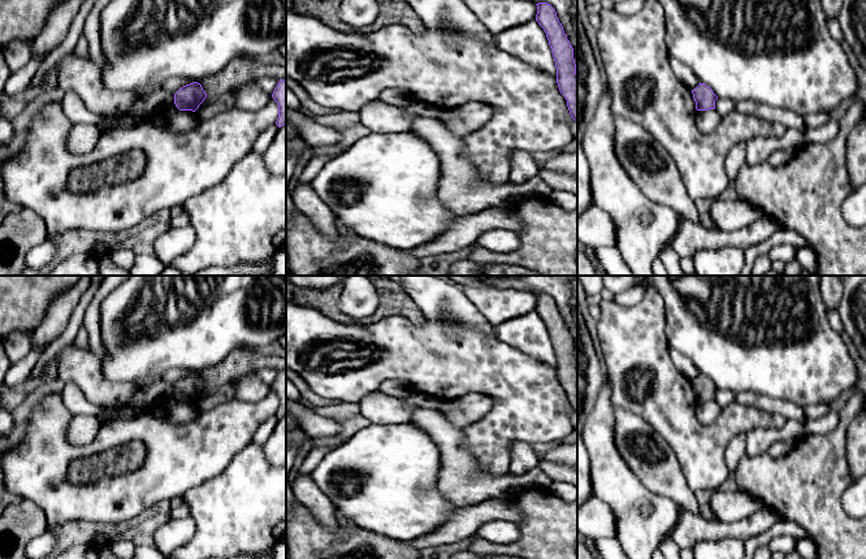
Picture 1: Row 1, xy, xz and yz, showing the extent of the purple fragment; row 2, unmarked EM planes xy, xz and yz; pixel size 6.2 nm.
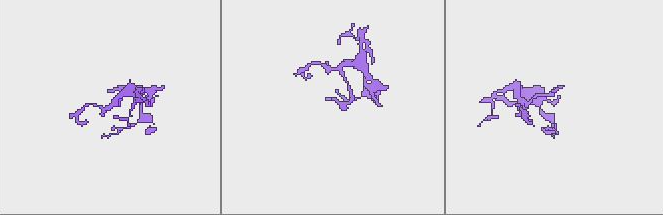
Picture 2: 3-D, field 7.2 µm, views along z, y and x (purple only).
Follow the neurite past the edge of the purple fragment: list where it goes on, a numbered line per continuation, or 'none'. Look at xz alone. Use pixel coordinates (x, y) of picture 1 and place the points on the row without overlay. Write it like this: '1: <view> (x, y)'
none

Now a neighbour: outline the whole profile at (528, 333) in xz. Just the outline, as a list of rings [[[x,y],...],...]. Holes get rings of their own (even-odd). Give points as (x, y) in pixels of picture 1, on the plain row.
[[[536,311],[497,325],[494,333],[501,342],[557,369],[555,352],[546,324]]]

